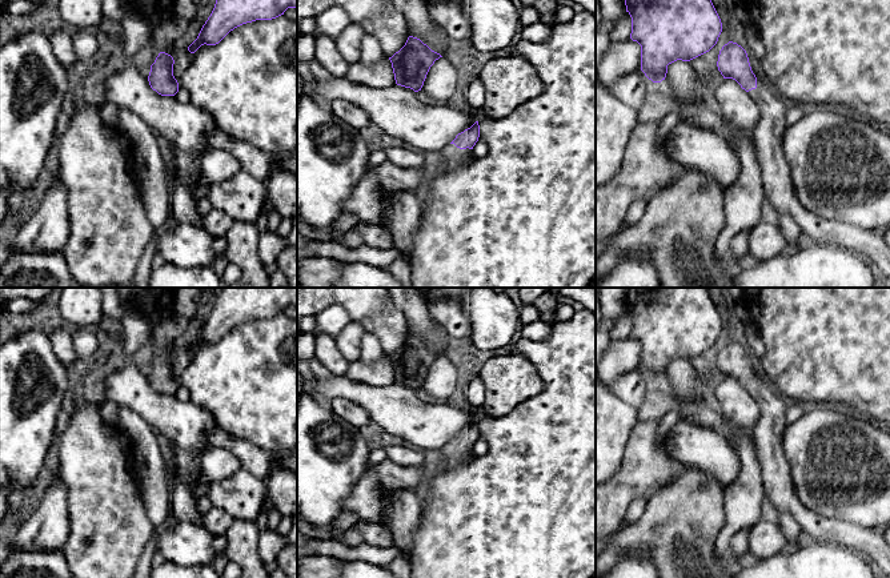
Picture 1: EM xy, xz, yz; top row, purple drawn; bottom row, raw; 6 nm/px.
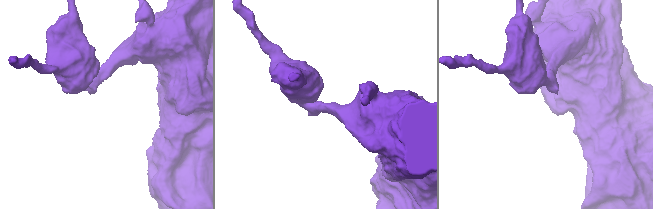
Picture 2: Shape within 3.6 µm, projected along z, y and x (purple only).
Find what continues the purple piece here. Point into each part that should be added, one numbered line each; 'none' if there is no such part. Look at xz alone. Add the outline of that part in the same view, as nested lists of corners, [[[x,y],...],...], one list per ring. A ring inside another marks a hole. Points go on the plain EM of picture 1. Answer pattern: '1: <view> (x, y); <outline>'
1: xz (452, 454); [[[449,442],[441,449],[442,462],[440,465],[456,466],[458,463],[468,462],[472,457],[472,447],[460,447],[454,442]]]

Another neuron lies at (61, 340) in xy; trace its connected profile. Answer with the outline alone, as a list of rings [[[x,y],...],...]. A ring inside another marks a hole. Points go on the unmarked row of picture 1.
[[[65,328],[55,329],[49,338],[53,353],[59,361],[61,361],[64,365],[69,365],[77,360],[72,342],[72,334]]]

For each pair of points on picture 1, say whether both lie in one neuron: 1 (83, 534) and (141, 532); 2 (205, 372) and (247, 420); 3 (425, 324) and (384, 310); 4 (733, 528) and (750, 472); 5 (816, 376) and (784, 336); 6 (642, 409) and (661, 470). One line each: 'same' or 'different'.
1: same
2: same
3: different
4: same
5: same
6: different

